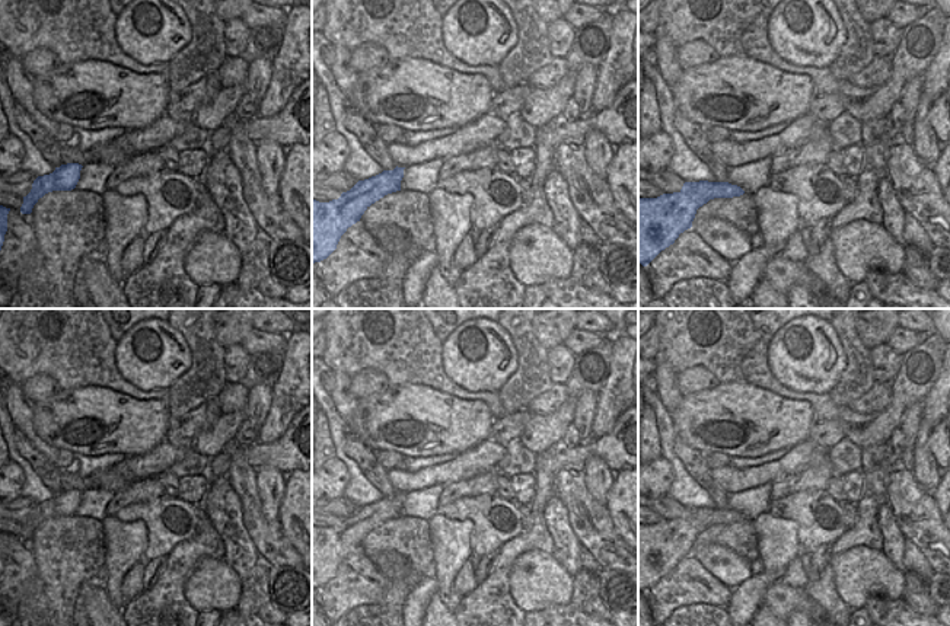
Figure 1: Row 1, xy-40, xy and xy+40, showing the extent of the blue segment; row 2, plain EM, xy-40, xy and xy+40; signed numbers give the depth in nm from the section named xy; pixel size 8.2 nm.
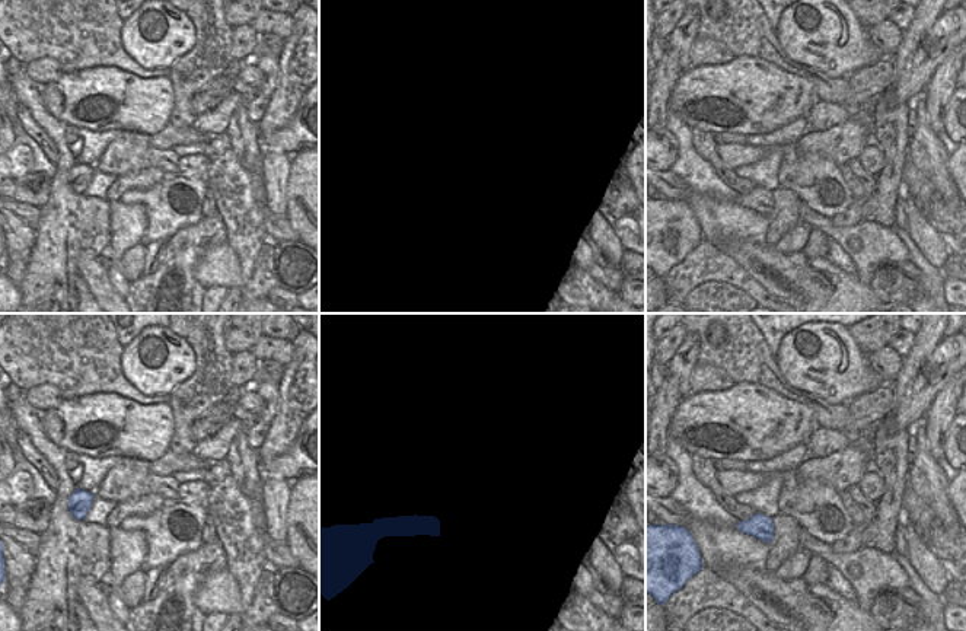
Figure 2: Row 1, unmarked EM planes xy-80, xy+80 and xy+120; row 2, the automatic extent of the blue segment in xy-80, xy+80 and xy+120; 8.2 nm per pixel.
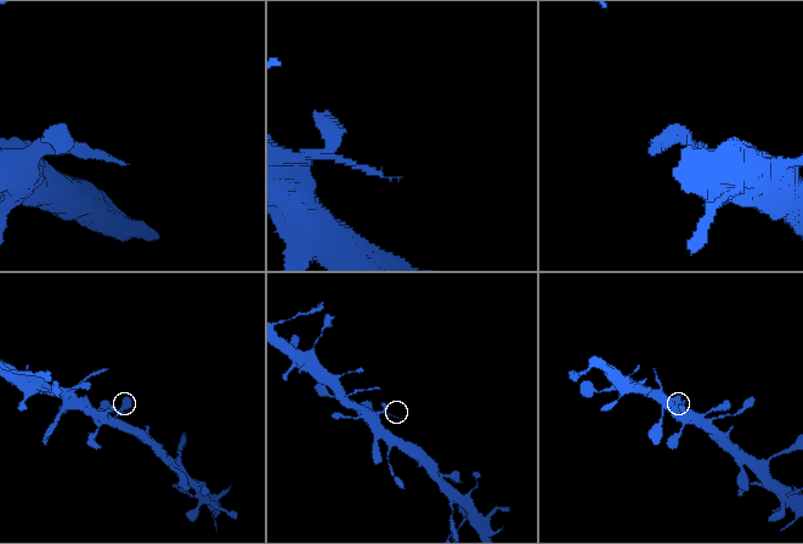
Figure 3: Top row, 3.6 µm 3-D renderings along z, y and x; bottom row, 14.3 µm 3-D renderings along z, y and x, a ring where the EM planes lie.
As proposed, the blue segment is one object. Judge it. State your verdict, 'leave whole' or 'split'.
leave whole

